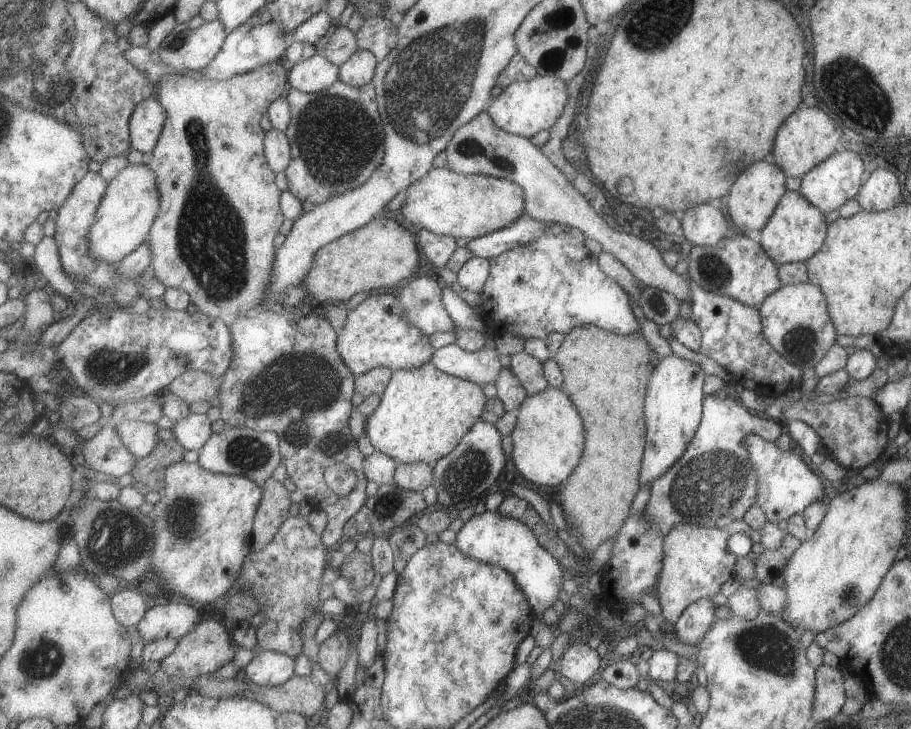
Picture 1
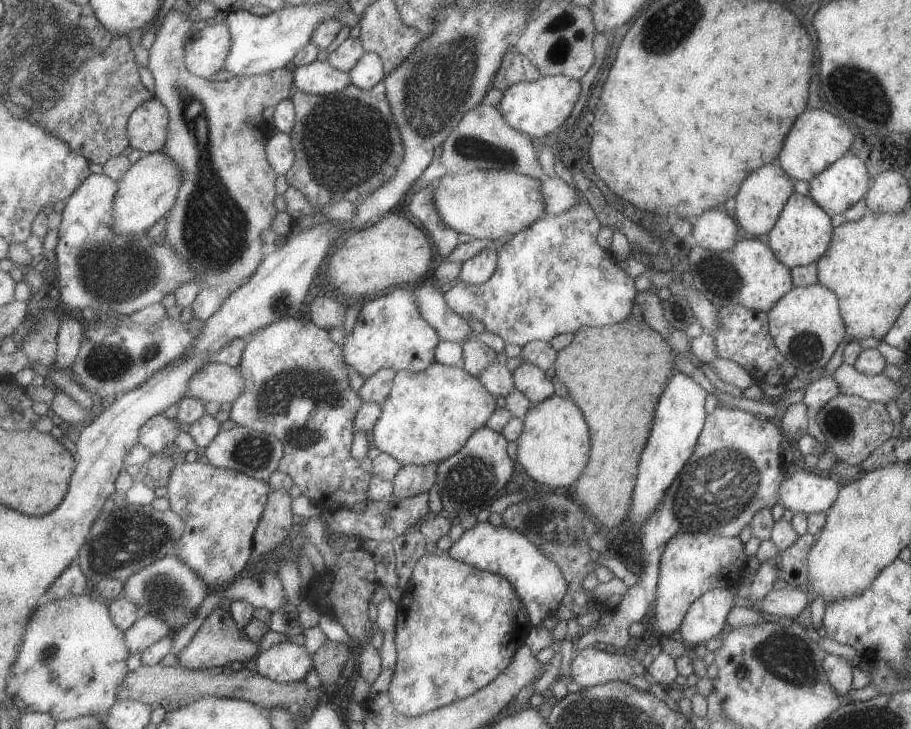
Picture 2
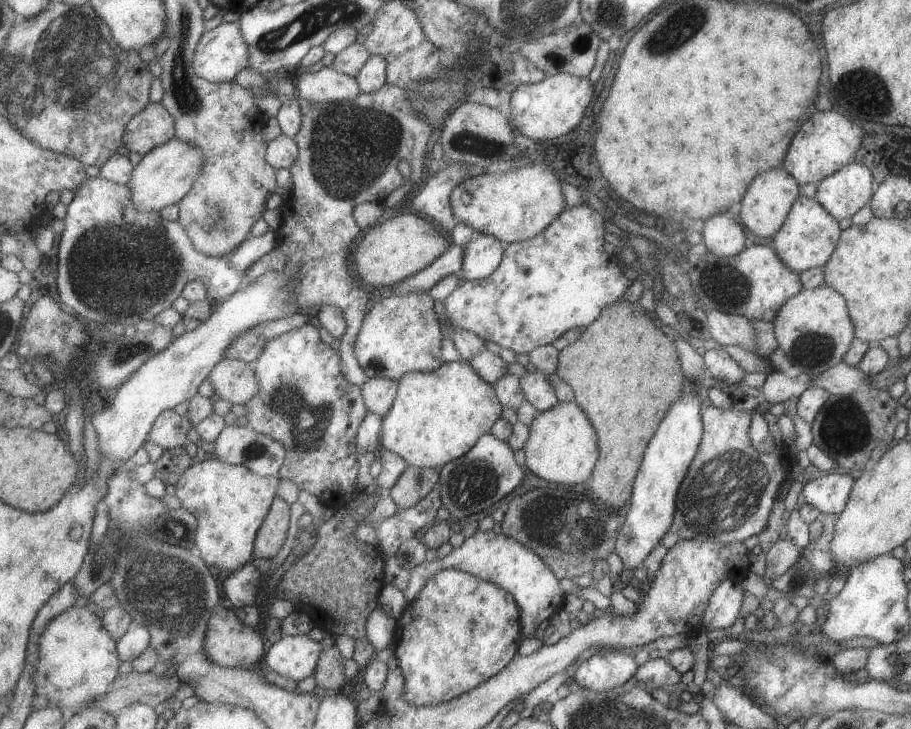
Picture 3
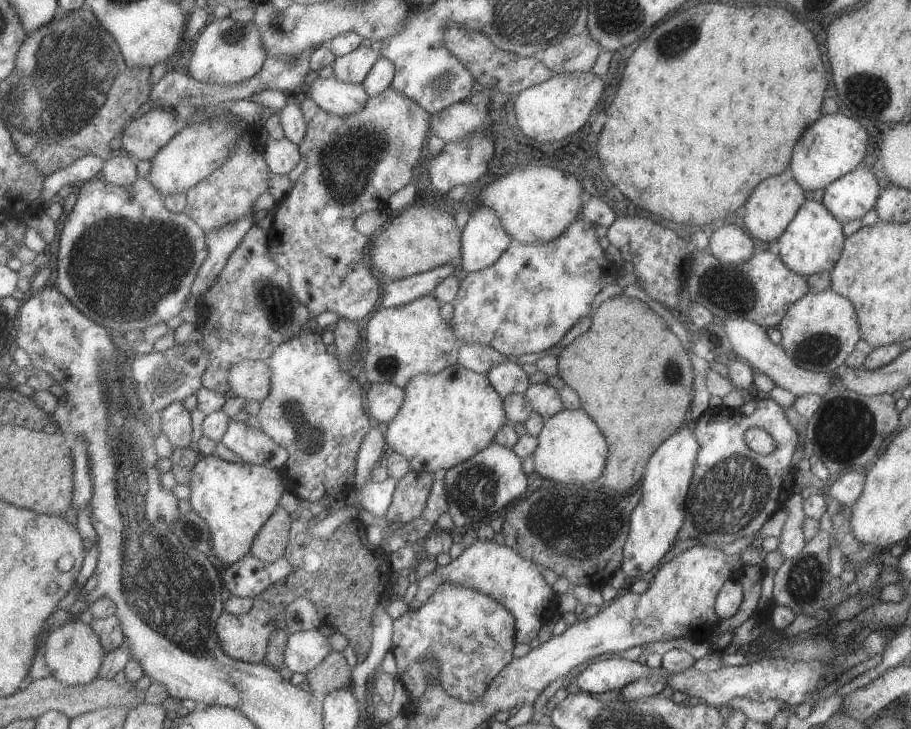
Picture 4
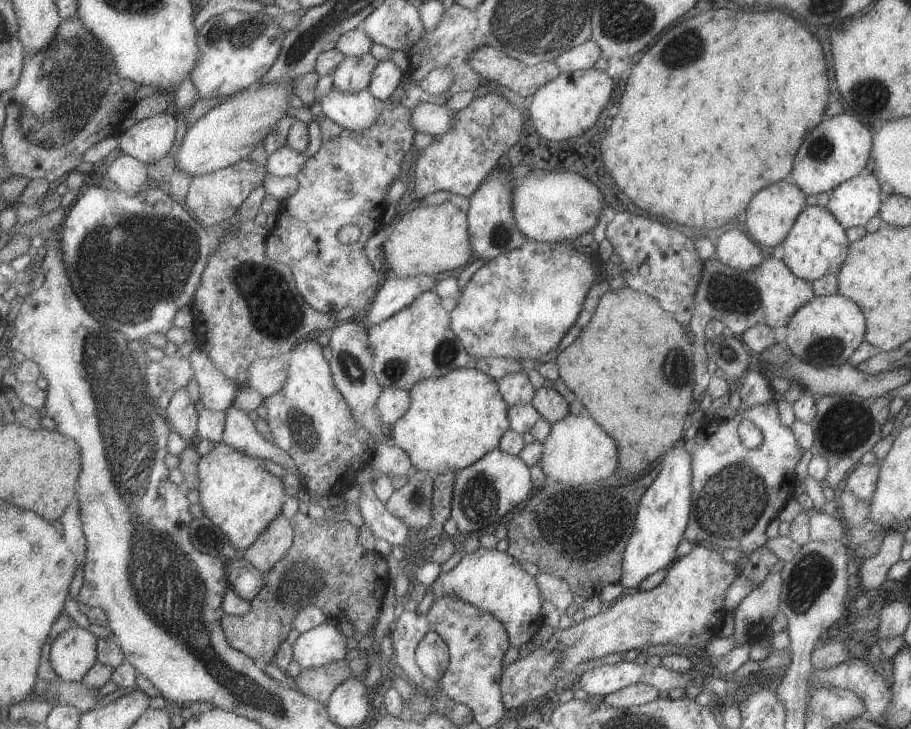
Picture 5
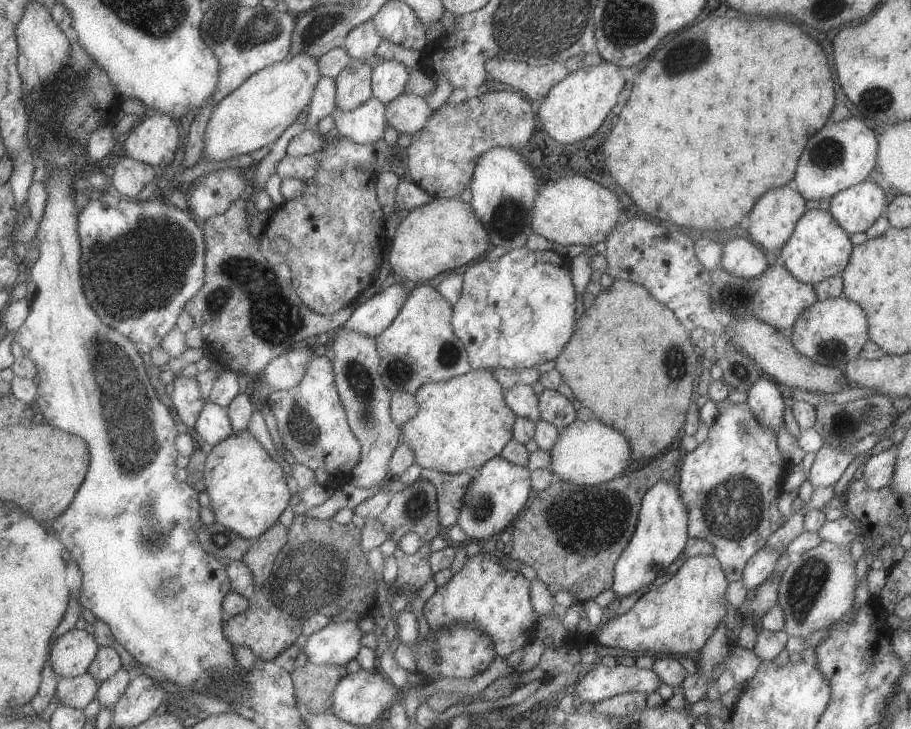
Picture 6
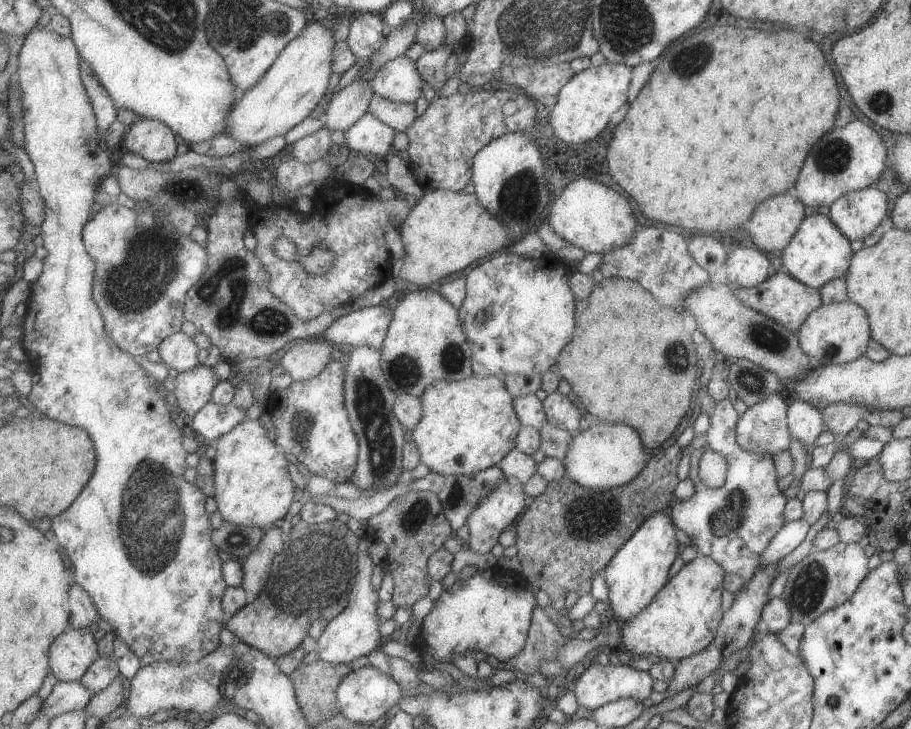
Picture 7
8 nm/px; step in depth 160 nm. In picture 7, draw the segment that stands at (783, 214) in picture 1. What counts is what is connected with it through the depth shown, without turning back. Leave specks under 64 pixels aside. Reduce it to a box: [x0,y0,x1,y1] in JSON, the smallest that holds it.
[781,215,852,289]

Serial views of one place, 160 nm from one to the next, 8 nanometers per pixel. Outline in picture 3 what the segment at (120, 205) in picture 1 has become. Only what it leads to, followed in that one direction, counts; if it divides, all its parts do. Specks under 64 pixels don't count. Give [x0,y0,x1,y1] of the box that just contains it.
[127,136,206,211]

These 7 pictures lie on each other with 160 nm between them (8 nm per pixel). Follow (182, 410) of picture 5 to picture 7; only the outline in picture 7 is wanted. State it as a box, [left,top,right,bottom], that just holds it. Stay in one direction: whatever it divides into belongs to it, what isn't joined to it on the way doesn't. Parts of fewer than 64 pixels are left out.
[173,364,220,418]

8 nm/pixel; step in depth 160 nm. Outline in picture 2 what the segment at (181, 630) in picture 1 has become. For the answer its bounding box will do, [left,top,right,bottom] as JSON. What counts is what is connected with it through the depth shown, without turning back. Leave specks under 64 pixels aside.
[126,615,173,654]

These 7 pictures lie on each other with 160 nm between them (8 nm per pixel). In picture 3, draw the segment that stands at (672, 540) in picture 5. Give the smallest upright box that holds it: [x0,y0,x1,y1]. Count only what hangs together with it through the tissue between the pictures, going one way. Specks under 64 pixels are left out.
[615,386,701,574]

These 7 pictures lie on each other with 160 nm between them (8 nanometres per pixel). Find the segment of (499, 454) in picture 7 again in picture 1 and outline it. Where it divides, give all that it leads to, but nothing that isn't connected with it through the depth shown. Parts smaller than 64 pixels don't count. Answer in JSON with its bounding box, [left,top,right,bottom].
[367,364,487,465]

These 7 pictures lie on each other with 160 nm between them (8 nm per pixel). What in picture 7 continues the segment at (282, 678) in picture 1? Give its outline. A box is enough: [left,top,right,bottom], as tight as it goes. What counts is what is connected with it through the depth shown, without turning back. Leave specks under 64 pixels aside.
[317,545,386,665]

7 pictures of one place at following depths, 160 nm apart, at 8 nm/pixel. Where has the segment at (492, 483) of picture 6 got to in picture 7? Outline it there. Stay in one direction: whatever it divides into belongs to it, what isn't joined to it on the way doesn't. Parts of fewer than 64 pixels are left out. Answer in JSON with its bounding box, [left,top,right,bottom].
[468,477,527,554]

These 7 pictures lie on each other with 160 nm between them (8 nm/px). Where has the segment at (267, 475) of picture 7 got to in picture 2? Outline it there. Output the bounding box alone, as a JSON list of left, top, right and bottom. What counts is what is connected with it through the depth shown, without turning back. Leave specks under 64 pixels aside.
[167,459,272,595]

